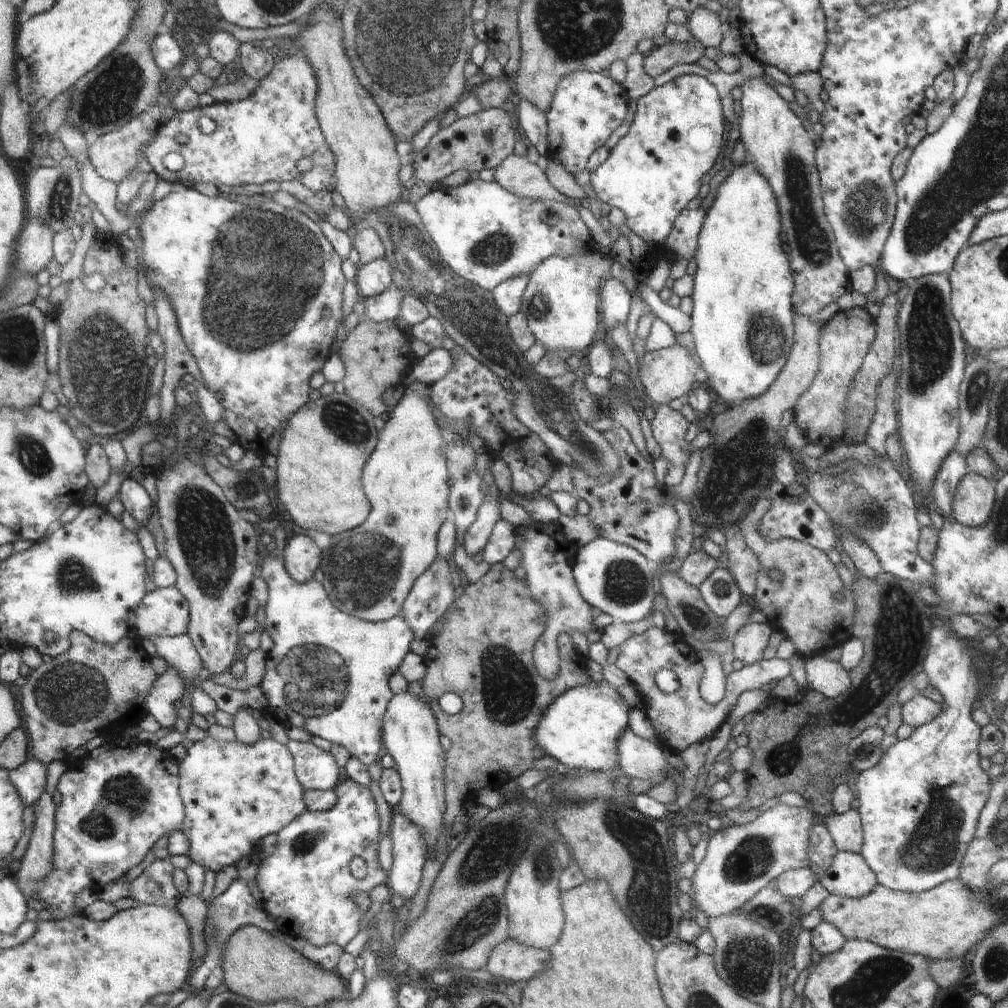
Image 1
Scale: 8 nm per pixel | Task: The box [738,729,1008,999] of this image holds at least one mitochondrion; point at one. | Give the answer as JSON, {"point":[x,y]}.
{"point":[932,847]}

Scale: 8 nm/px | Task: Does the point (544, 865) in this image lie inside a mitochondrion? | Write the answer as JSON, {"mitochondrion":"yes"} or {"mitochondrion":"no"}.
{"mitochondrion":"yes"}

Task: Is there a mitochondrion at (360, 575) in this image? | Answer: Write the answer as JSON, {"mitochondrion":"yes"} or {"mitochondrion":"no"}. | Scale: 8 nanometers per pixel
{"mitochondrion":"yes"}

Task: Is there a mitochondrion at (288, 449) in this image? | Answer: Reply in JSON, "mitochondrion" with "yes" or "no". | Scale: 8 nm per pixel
{"mitochondrion":"no"}

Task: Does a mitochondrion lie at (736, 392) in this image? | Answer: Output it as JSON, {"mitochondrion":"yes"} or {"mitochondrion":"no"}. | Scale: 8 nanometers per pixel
{"mitochondrion":"no"}

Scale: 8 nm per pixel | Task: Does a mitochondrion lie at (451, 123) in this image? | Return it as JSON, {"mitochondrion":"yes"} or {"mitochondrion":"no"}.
{"mitochondrion":"no"}

